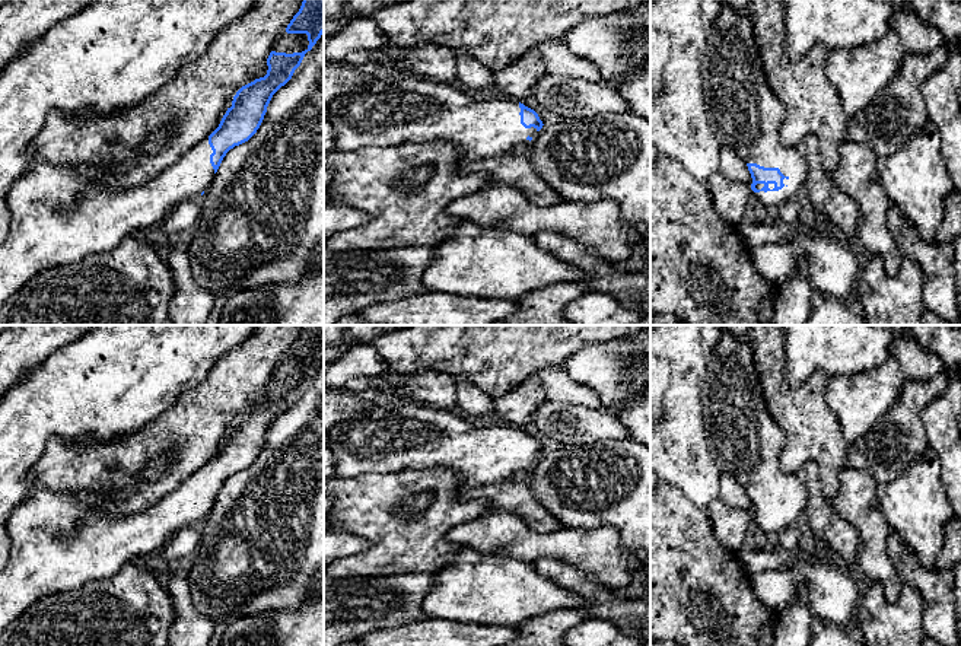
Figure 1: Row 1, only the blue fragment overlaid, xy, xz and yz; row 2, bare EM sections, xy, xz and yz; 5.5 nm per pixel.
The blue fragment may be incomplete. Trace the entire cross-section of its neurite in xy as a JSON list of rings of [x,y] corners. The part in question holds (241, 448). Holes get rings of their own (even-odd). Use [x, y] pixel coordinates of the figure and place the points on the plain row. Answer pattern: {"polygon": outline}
{"polygon": [[[303,325],[286,359],[306,360],[308,375],[293,381],[271,378],[267,385],[267,401],[236,419],[219,454],[147,509],[111,518],[106,506],[121,499],[115,489],[73,494],[32,491],[6,522],[10,553],[6,566],[0,570],[0,634],[36,601],[52,594],[79,589],[92,580],[108,579],[125,563],[162,550],[178,531],[203,522],[226,480],[257,459],[273,421],[292,405],[305,381],[324,360],[324,325]]]}

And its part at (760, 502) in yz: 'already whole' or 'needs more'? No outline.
needs more

